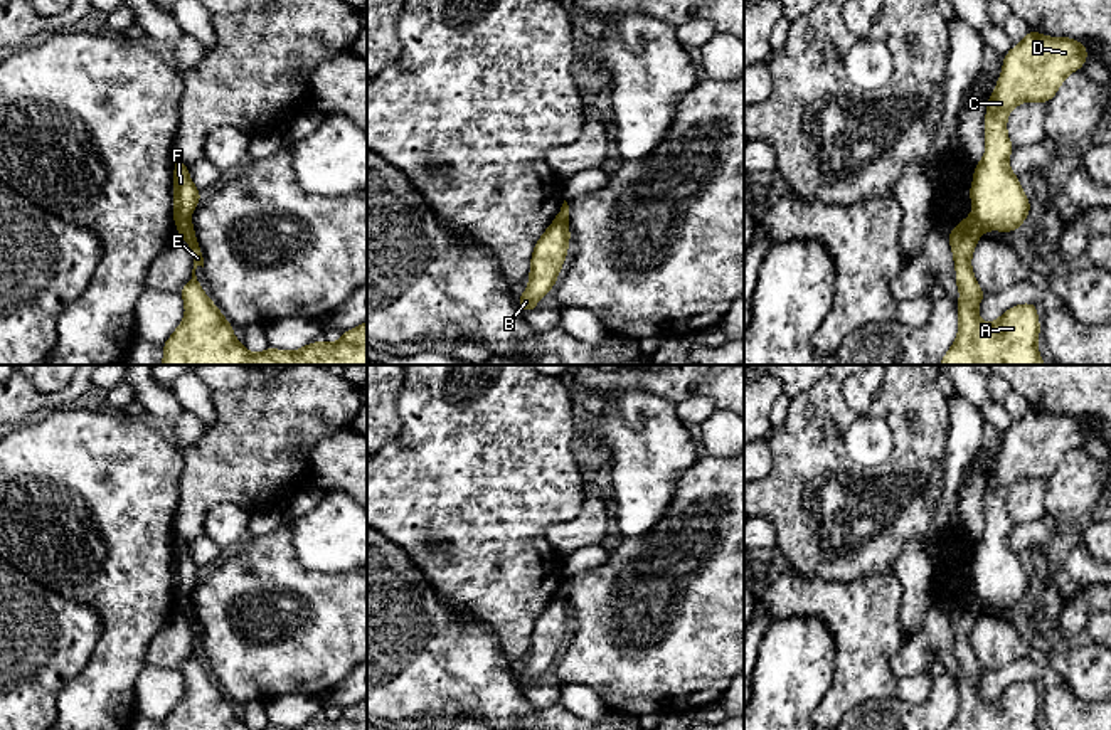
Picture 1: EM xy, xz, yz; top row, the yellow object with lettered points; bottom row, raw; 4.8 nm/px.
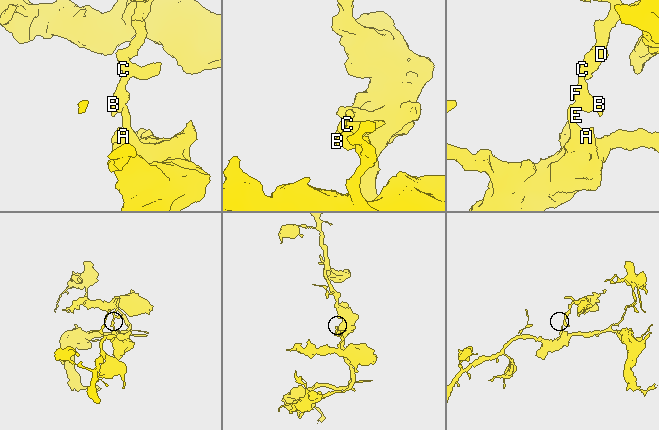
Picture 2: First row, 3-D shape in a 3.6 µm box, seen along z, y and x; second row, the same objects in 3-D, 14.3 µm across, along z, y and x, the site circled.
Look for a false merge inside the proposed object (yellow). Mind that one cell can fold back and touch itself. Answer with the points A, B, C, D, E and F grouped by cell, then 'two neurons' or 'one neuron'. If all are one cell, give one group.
groups A E / B C D F; two neurons

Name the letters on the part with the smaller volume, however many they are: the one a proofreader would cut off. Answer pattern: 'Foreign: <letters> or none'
Foreign: B, C, D, F

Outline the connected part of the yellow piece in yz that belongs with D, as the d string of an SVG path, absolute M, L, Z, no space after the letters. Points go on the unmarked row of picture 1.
M1034 407L1003 432L1003 446L986 483L986 526L975 542L970 565L973 592L983 607L1018 609L1030 589L1030 579L1008 542L1013 526L1007 511L1008 489L1020 479L1049 479L1062 458L1082 446L1086 436L1082 419Z

